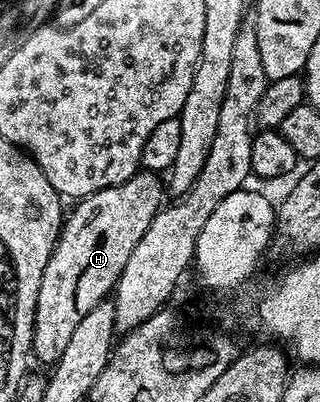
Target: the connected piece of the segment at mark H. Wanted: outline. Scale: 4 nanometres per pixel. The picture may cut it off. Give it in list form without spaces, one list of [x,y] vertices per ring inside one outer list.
[[[140,171],[134,173],[129,179],[125,179],[125,183],[117,183],[113,187],[105,187],[101,191],[97,191],[93,195],[82,198],[78,202],[79,205],[75,210],[68,212],[65,217],[65,224],[59,230],[59,238],[55,244],[53,255],[49,259],[49,263],[45,267],[45,275],[41,275],[41,291],[37,291],[37,307],[35,308],[35,330],[31,336],[31,353],[40,361],[41,364],[47,365],[46,367],[54,366],[57,359],[61,359],[61,351],[65,351],[65,347],[69,344],[69,338],[73,335],[73,330],[77,327],[77,323],[81,323],[81,319],[85,319],[85,315],[89,315],[89,311],[93,311],[93,307],[97,307],[97,303],[108,300],[109,294],[114,290],[115,285],[118,283],[119,276],[122,273],[122,268],[129,260],[129,255],[133,252],[133,247],[136,247],[140,242],[141,237],[149,229],[150,223],[153,222],[155,216],[158,215],[161,206],[164,204],[163,189],[165,193],[165,185],[163,185],[158,176],[154,173]]]

